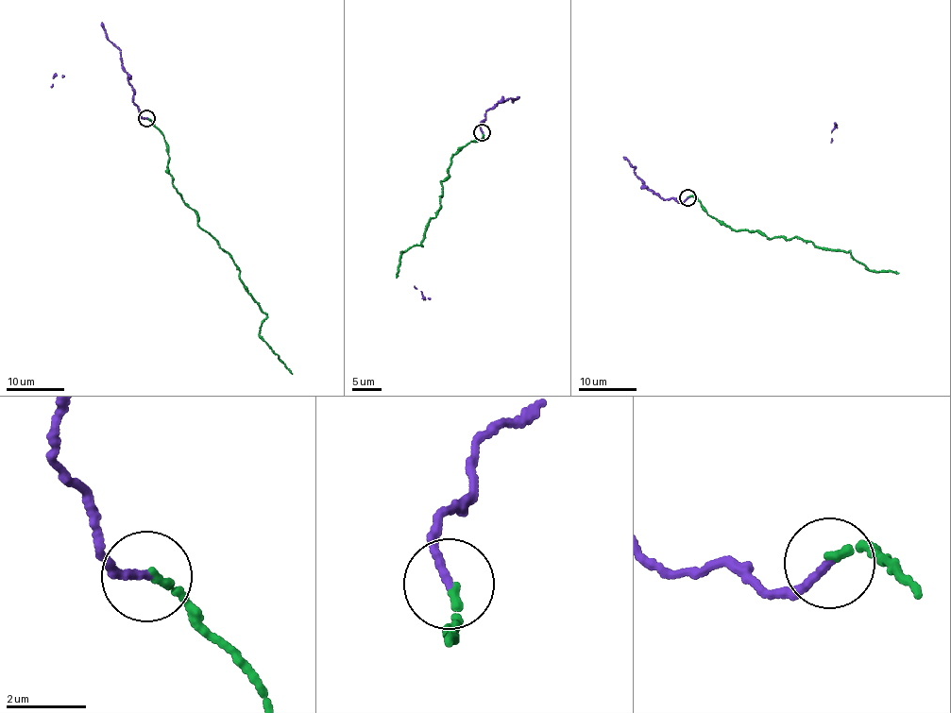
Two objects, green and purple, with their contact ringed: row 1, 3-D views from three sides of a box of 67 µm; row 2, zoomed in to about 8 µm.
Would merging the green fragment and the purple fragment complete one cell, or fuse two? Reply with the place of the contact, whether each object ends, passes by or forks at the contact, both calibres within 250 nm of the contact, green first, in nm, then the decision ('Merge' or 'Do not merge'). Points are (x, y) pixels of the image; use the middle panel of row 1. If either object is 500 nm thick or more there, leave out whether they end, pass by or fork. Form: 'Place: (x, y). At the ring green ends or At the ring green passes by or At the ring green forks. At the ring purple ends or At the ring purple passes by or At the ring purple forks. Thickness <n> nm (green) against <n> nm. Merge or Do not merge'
Place: (482, 132). At the ring green ends. At the ring purple ends. Thickness 200 nm (green) against 240 nm. Merge

